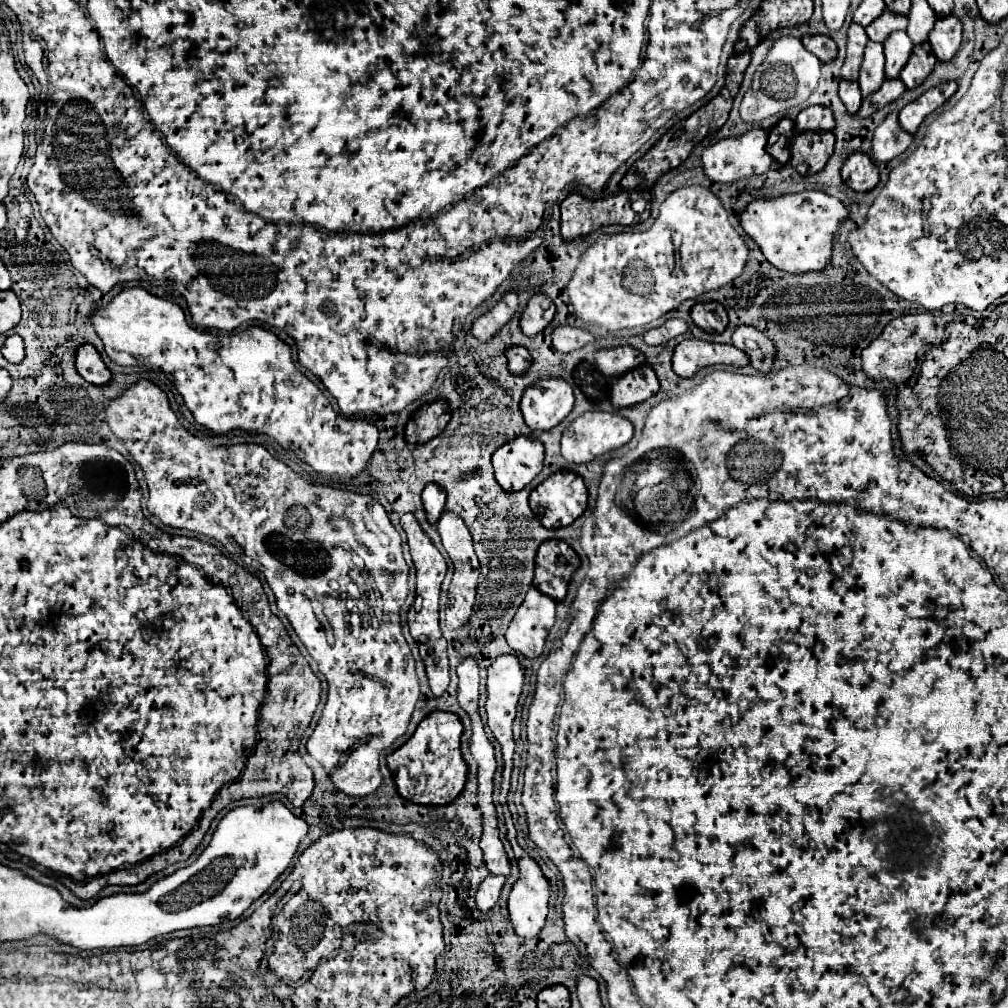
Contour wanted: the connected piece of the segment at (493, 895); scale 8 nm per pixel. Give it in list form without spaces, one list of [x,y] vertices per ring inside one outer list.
[[[487,875],[481,881],[481,885],[477,889],[477,897],[475,897],[477,899],[477,907],[479,907],[481,913],[487,913],[497,903],[503,885],[505,885],[505,877],[503,875]]]

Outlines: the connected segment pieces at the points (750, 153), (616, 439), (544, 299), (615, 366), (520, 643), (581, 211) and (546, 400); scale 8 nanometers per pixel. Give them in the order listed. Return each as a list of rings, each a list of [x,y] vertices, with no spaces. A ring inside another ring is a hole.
[[[755,127],[739,137],[727,137],[727,139],[719,139],[717,143],[709,145],[703,151],[701,163],[703,163],[703,171],[711,181],[717,183],[731,183],[737,181],[741,177],[749,177],[749,175],[761,175],[765,173],[765,169],[769,169],[771,165],[771,155],[765,151],[765,143],[767,143],[767,133],[761,127]]]
[[[587,411],[583,415],[579,415],[563,433],[561,437],[561,455],[567,461],[573,463],[585,463],[591,461],[611,449],[623,447],[625,443],[629,443],[633,437],[633,425],[629,419],[617,415],[617,413],[603,413],[603,411]],[[587,419],[587,421],[583,421]]]
[[[541,293],[533,295],[527,301],[527,305],[525,305],[523,313],[521,313],[521,319],[519,319],[521,331],[525,335],[533,337],[533,335],[541,333],[541,329],[545,329],[551,323],[553,315],[555,315],[553,301],[547,295],[541,295]]]
[[[623,345],[623,347],[611,347],[611,349],[599,349],[595,353],[595,361],[601,373],[609,377],[617,377],[621,373],[627,373],[629,369],[635,369],[637,365],[645,363],[645,355],[637,351],[635,347]]]
[[[531,587],[505,633],[507,643],[513,651],[523,653],[525,657],[539,657],[553,623],[555,601]]]
[[[619,191],[599,201],[571,193],[561,203],[561,235],[567,241],[587,235],[603,225],[633,225],[639,221],[639,213],[631,209],[631,191]]]
[[[543,379],[529,385],[521,397],[521,413],[533,431],[555,427],[573,409],[573,389],[565,379]]]

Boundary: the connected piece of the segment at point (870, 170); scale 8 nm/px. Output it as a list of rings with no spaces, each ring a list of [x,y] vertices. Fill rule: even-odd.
[[[857,151],[843,163],[841,179],[855,191],[871,191],[879,181],[879,171],[867,153]]]

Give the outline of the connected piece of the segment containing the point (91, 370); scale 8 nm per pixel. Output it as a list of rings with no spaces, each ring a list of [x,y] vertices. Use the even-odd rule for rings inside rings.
[[[83,343],[77,347],[75,369],[85,381],[89,381],[93,385],[105,385],[111,379],[111,371],[101,361],[97,349],[93,349],[89,343]]]

